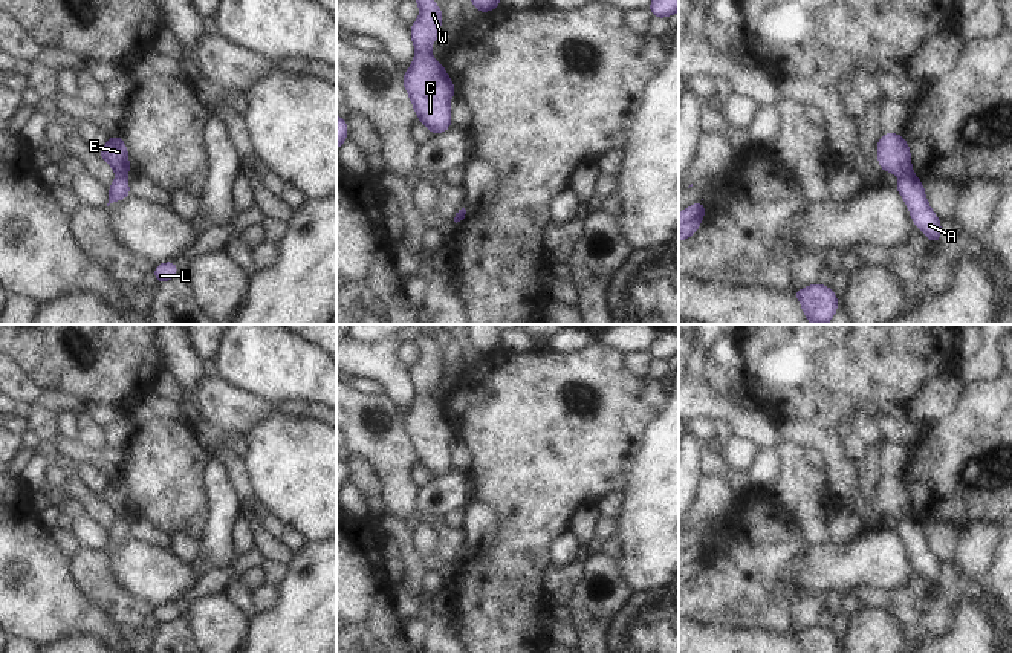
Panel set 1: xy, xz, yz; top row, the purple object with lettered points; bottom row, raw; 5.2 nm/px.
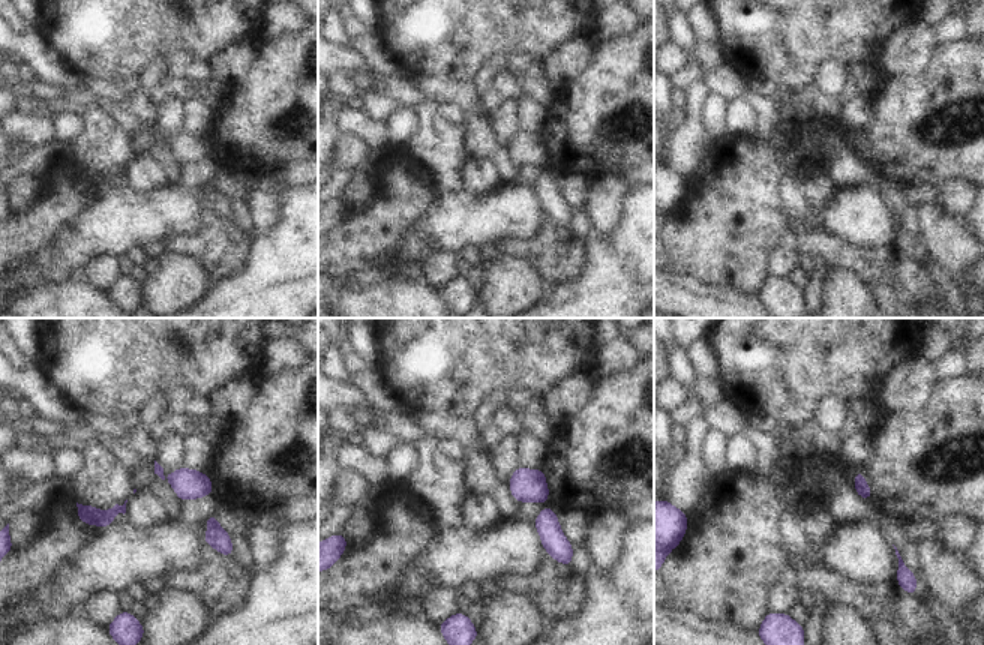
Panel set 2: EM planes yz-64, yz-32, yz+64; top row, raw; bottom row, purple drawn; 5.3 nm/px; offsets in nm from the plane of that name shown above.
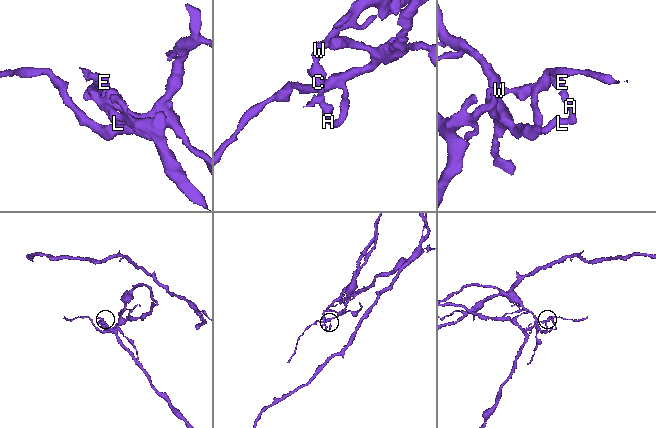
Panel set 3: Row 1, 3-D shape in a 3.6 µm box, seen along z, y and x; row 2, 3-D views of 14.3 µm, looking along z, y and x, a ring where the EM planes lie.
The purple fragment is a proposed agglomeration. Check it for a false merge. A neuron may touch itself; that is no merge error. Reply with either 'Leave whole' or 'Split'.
Split.

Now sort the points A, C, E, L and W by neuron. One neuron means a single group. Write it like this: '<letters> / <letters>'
A L / C E W

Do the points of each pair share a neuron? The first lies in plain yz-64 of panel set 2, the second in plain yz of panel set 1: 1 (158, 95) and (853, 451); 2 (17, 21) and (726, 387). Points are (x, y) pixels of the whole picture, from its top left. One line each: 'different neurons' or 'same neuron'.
1: same neuron
2: same neuron

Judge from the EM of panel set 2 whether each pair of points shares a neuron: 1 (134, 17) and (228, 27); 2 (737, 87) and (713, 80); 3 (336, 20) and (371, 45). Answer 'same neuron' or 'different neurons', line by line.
1: same neuron
2: same neuron
3: same neuron

